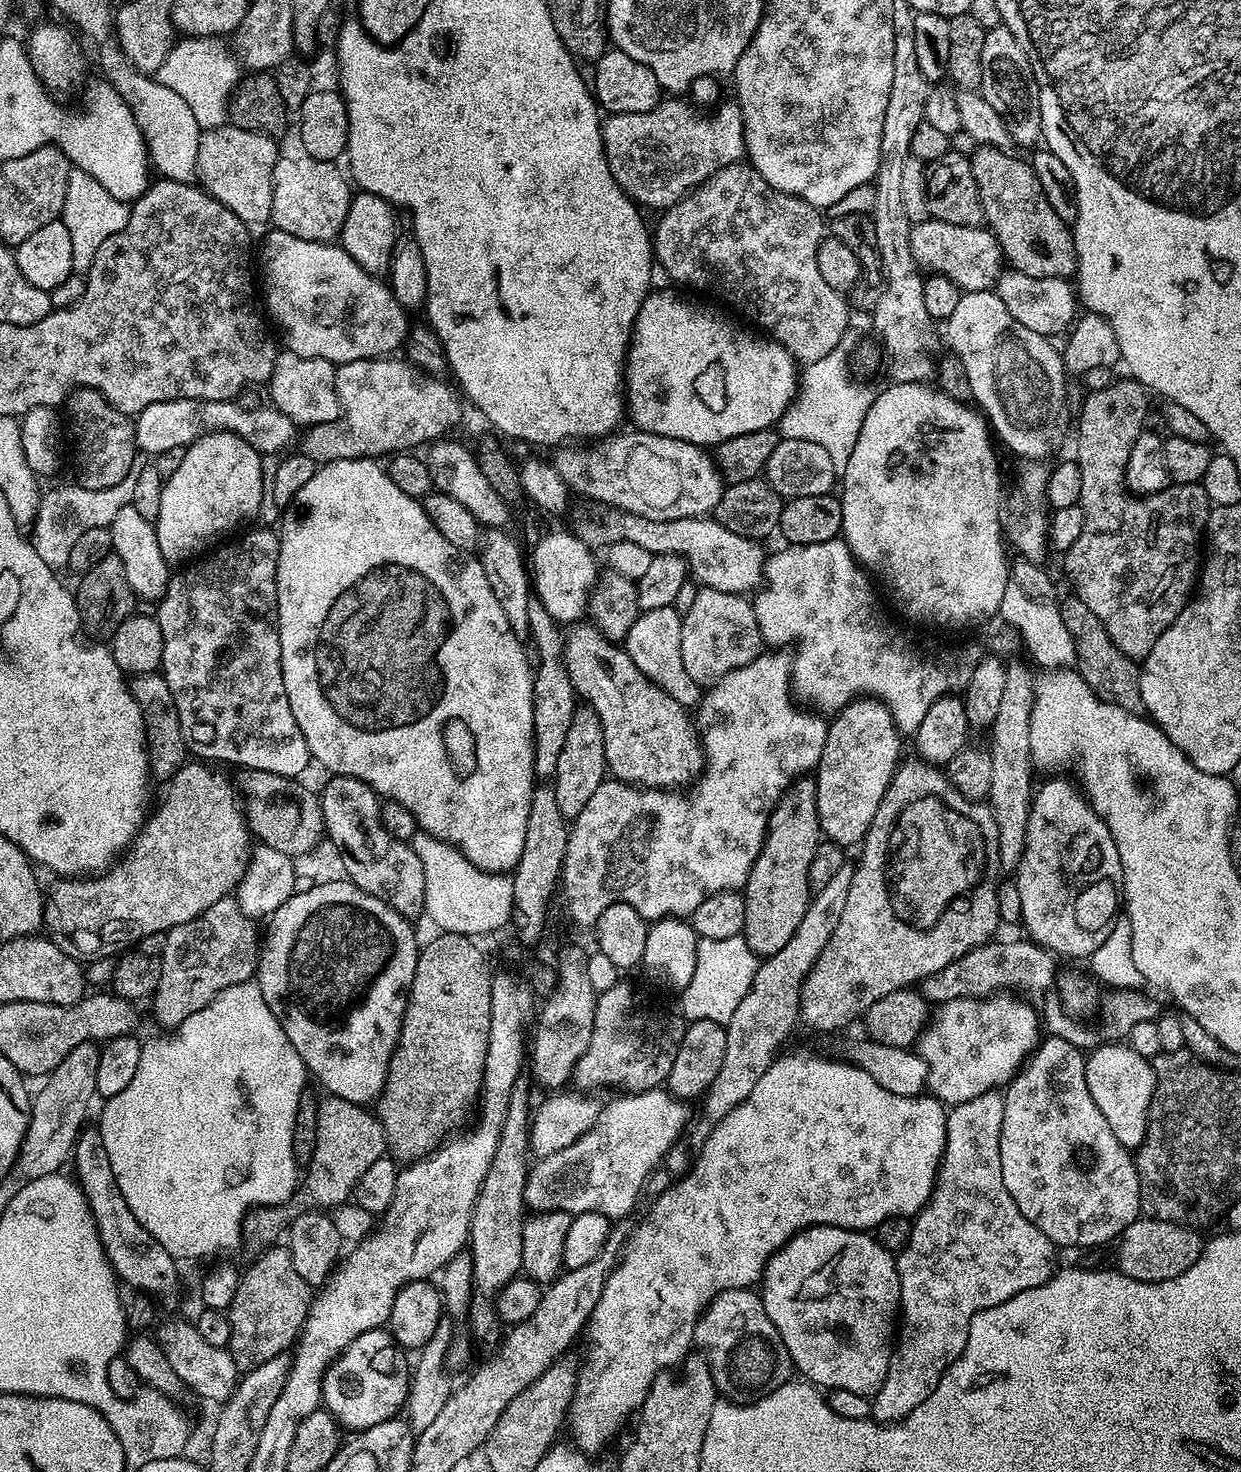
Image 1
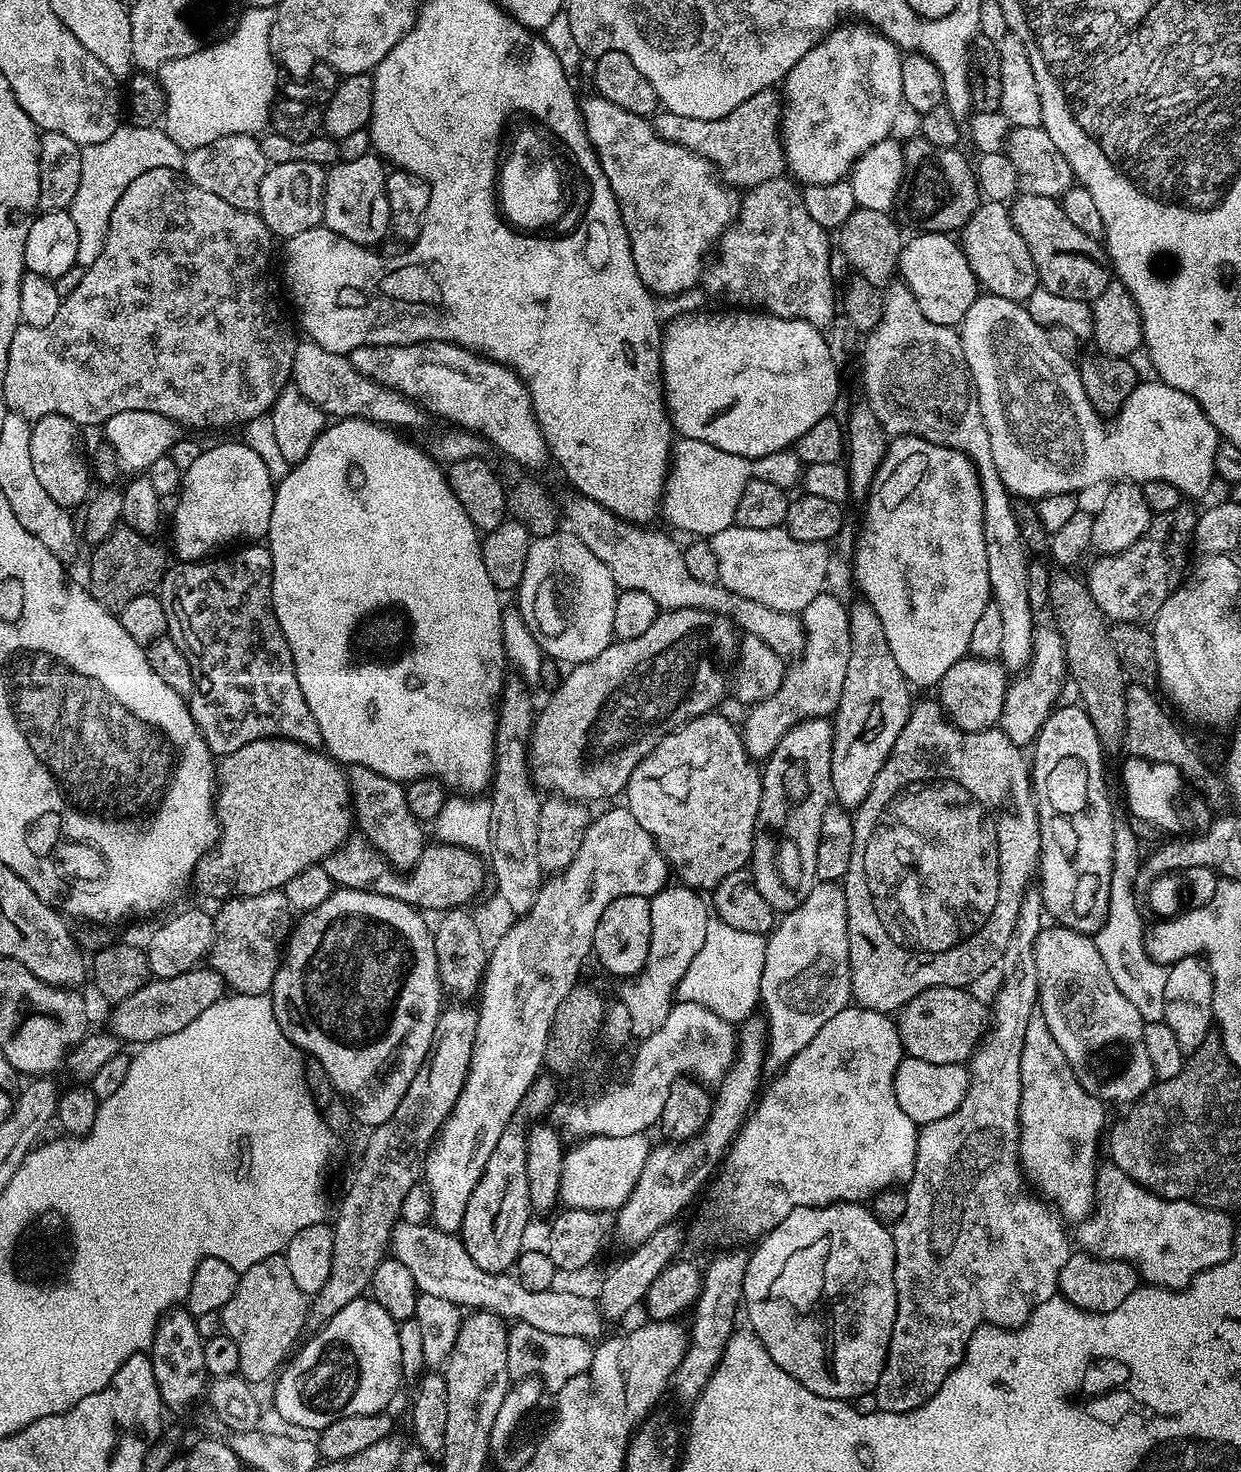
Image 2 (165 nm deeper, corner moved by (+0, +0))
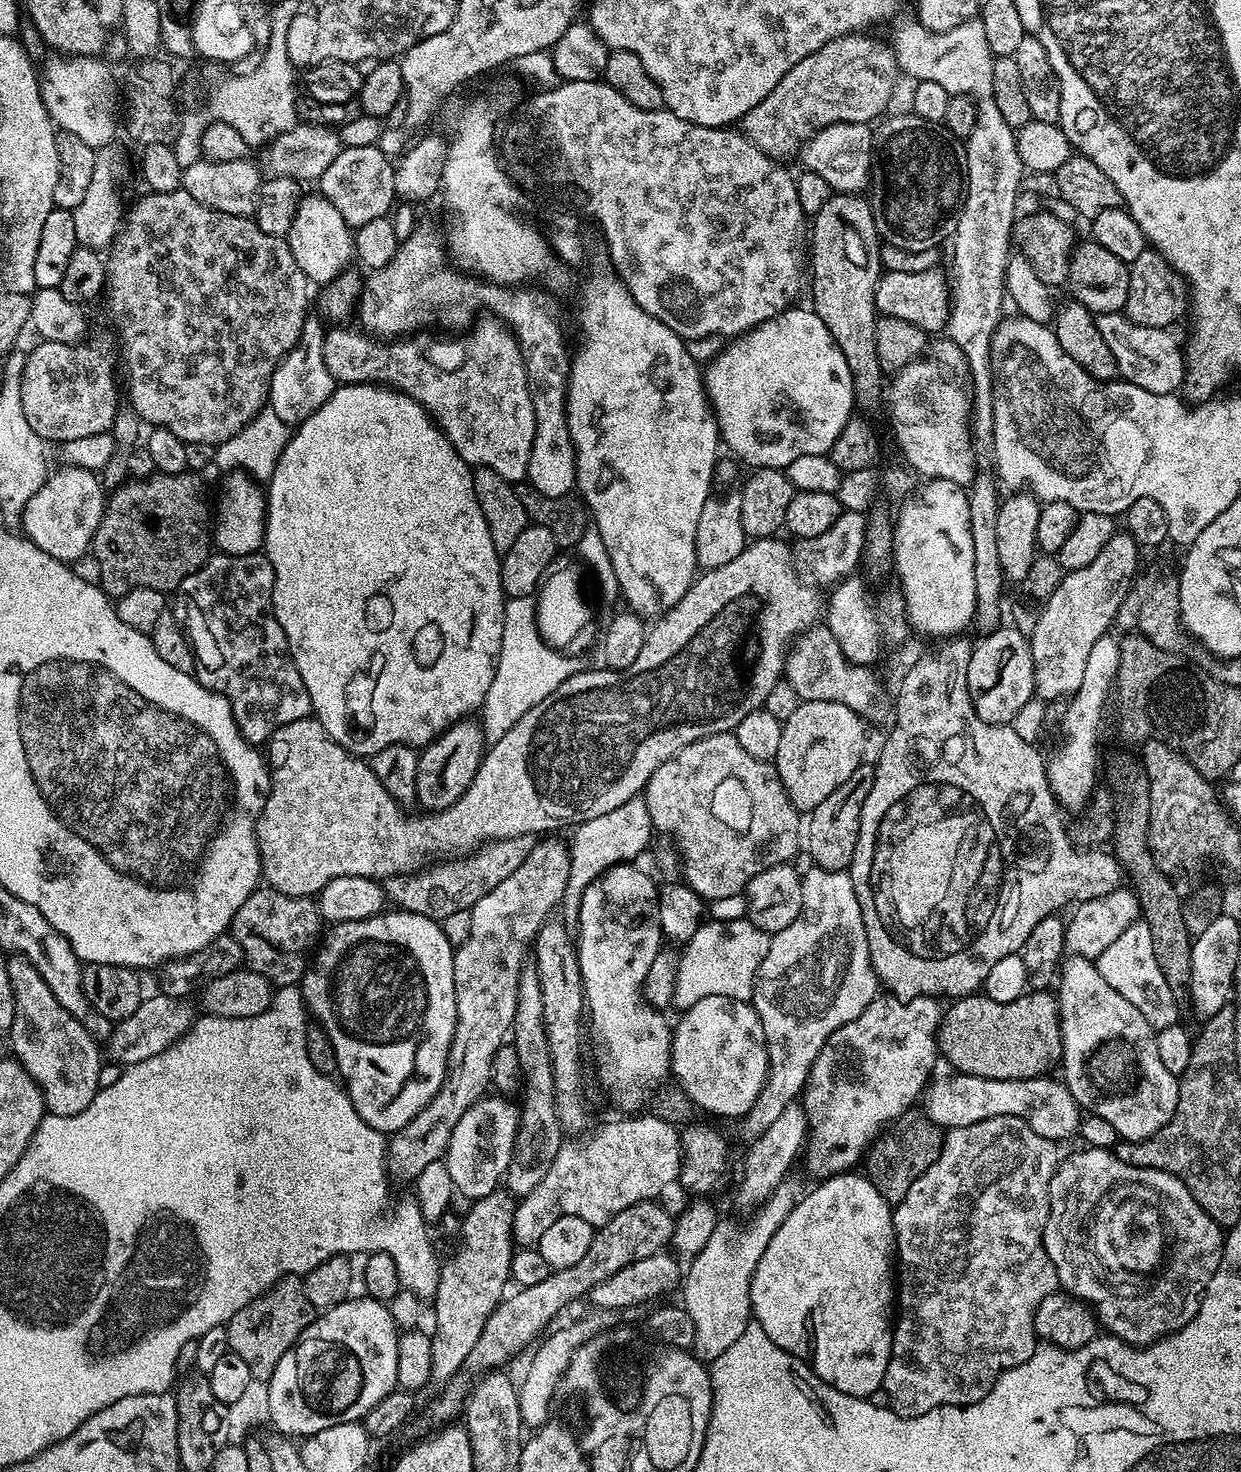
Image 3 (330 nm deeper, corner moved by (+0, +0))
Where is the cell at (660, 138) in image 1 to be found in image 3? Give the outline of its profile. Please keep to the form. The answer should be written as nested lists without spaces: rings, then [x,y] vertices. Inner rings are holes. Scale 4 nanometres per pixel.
[[[867,35],[839,36],[826,42],[826,46],[822,46],[814,54],[802,58],[802,62],[791,68],[782,78],[782,82],[778,82],[778,86],[774,86],[774,90],[766,94],[766,98],[762,98],[758,106],[754,106],[754,110],[744,115],[744,135],[768,156],[782,158],[780,156],[788,156],[791,152],[799,153],[802,145],[828,124],[837,123],[839,120],[849,124],[868,124],[875,116],[882,115],[892,100],[893,69],[887,68],[887,64],[890,64],[889,53],[884,53],[880,48],[868,48],[868,40],[864,36]]]

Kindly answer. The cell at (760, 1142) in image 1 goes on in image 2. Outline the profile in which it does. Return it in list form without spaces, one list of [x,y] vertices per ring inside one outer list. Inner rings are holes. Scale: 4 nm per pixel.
[[[849,1006],[843,1008],[838,1014],[834,1014],[834,1018],[830,1018],[830,1022],[826,1022],[826,1026],[822,1026],[822,1030],[818,1030],[818,1034],[814,1034],[814,1038],[810,1038],[810,1046],[806,1046],[798,1054],[794,1054],[790,1063],[781,1068],[773,1079],[777,1080],[769,1088],[767,1085],[763,1089],[758,1103],[740,1129],[732,1147],[729,1148],[718,1175],[711,1181],[712,1200],[705,1202],[704,1209],[701,1210],[700,1217],[696,1220],[697,1234],[712,1244],[720,1244],[716,1246],[736,1246],[744,1242],[740,1240],[756,1242],[770,1230],[774,1230],[774,1226],[778,1226],[778,1222],[782,1222],[782,1218],[786,1218],[786,1214],[790,1214],[790,1210],[821,1208],[827,1204],[868,1202],[880,1192],[887,1192],[897,1186],[907,1185],[914,1174],[918,1126],[910,1118],[906,1118],[902,1106],[898,1106],[896,1097],[896,1071],[905,1055],[900,1041],[900,1031],[897,1030],[895,1019],[891,1015],[859,1006]]]

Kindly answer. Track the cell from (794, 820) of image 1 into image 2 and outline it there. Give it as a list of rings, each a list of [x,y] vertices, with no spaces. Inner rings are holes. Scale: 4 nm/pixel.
[[[828,718],[819,720],[803,720],[794,725],[778,742],[762,768],[762,802],[756,819],[756,838],[752,843],[752,859],[750,871],[754,878],[754,886],[758,886],[758,894],[770,902],[777,914],[793,912],[802,902],[806,902],[806,894],[815,888],[816,863],[818,862],[818,838],[822,830],[822,814],[830,807],[832,795],[832,737],[833,721]]]

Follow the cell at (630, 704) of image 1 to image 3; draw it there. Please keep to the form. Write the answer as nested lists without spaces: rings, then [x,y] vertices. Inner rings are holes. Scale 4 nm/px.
[[[719,732],[713,736],[702,738],[698,742],[690,742],[690,746],[678,750],[678,754],[674,754],[674,758],[662,762],[662,766],[658,766],[658,770],[654,770],[650,782],[644,788],[642,797],[649,808],[653,829],[659,833],[660,831],[669,832],[673,836],[668,835],[674,841],[675,847],[678,849],[679,859],[682,861],[683,883],[687,887],[693,888],[699,894],[700,899],[705,902],[743,893],[744,889],[748,887],[750,878],[754,878],[754,874],[762,874],[762,870],[766,870],[770,866],[789,863],[793,859],[792,855],[799,848],[801,851],[802,848],[802,816],[790,802],[790,798],[780,781],[780,776],[776,773],[775,763],[752,757],[739,745],[738,738],[732,732]]]

